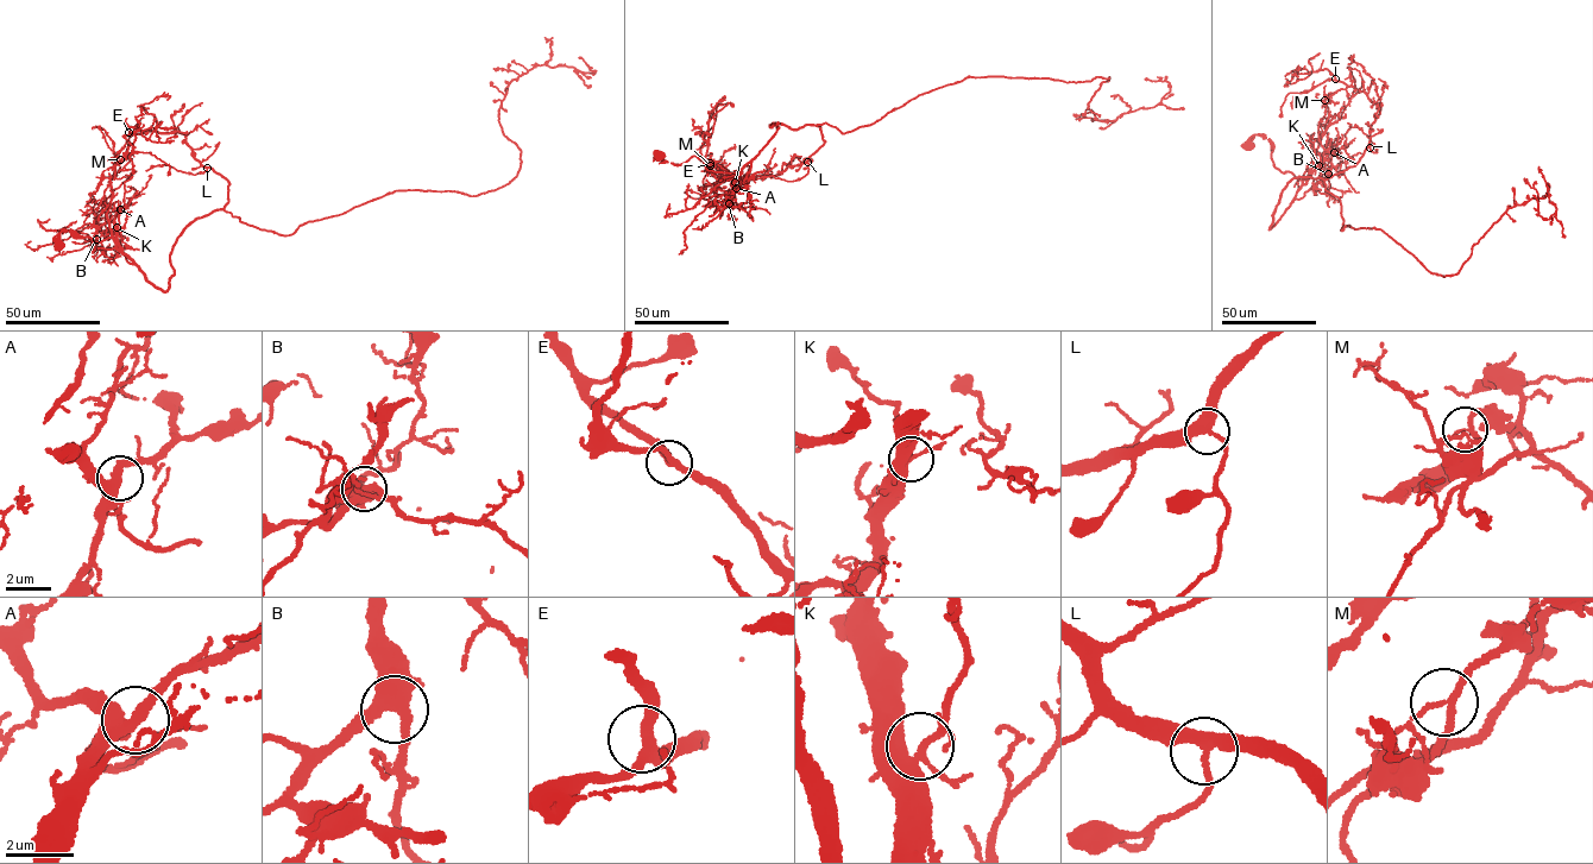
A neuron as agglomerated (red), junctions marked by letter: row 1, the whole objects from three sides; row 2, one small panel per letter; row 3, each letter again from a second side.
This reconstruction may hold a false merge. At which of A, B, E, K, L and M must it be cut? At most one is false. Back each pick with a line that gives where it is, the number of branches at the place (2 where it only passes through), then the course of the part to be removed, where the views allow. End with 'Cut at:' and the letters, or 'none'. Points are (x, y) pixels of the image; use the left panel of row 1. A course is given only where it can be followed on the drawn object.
M: (120, 159) | 3 | (120, 159), (104, 171), (95, 188)
Cut at: M

